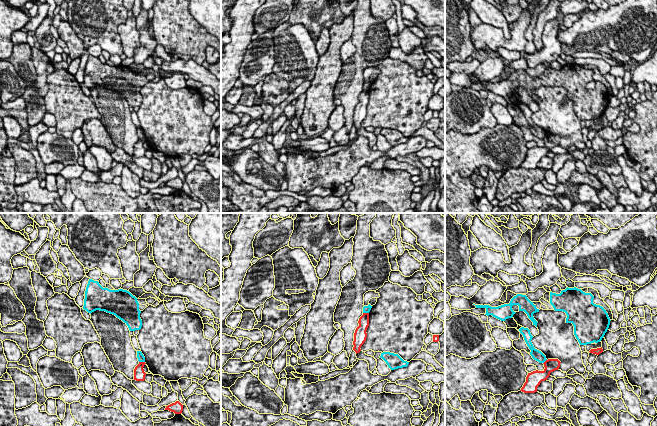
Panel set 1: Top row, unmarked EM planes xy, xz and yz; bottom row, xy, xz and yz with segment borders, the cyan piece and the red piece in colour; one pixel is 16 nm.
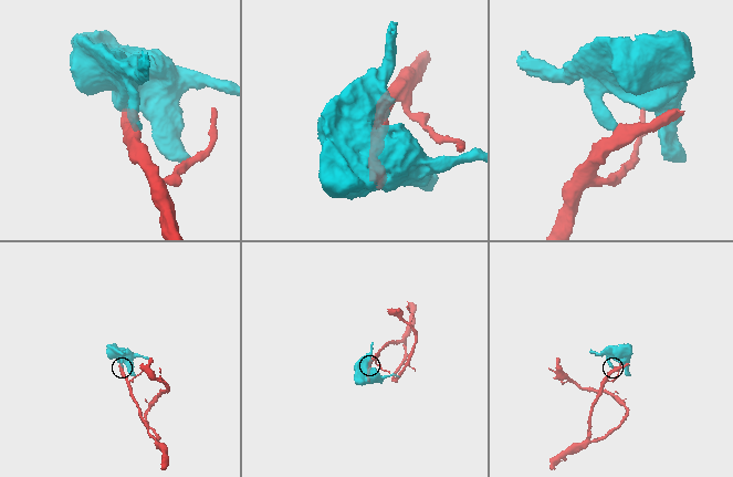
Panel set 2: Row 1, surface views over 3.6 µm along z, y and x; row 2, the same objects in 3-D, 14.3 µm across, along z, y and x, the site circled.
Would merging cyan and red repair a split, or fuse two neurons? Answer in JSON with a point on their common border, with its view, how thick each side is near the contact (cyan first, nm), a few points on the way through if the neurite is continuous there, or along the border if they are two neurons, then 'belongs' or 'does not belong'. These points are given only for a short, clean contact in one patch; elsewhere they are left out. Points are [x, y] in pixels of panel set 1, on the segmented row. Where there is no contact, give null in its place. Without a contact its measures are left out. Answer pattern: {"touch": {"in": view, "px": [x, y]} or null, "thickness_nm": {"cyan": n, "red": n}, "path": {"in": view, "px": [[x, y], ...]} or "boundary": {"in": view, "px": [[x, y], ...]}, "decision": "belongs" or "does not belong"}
{"touch": {"in": "xy", "px": [142, 361]}, "thickness_nm": {"cyan": 120, "red": 190}, "boundary": {"in": "xy", "px": [[139, 361], [144, 362]]}, "decision": "does not belong"}

